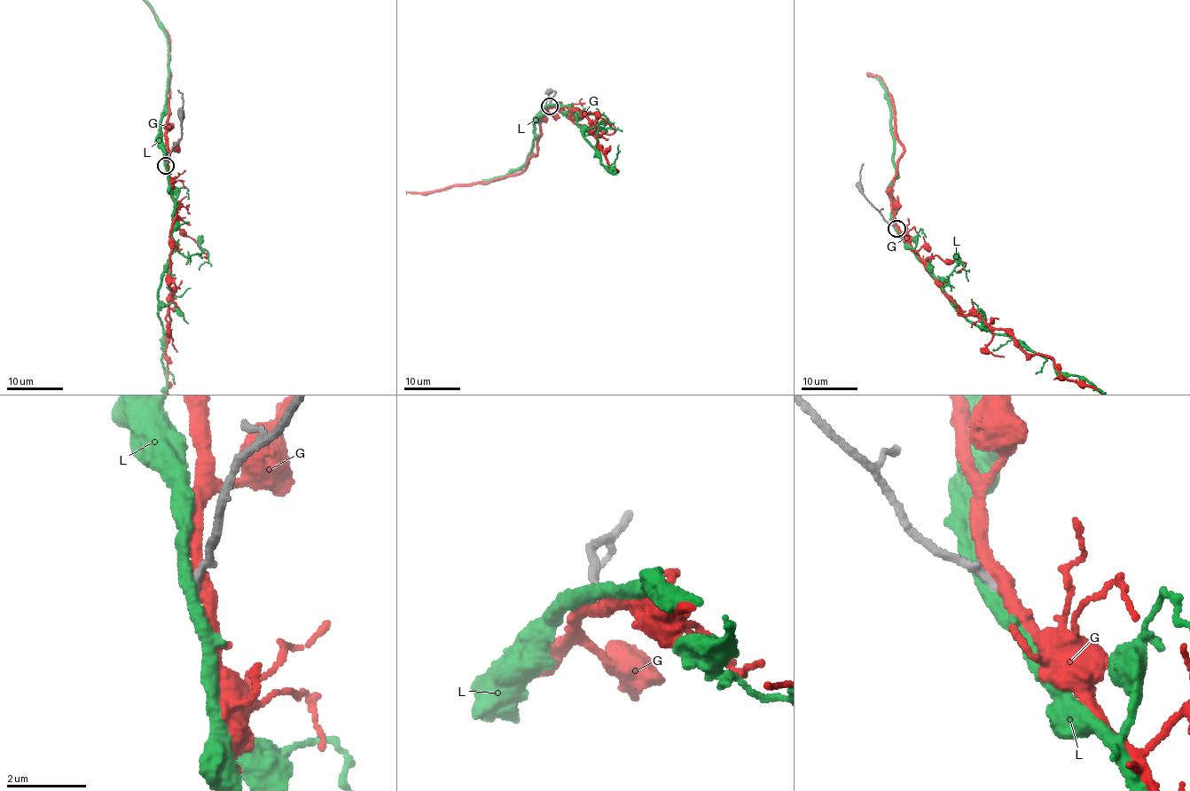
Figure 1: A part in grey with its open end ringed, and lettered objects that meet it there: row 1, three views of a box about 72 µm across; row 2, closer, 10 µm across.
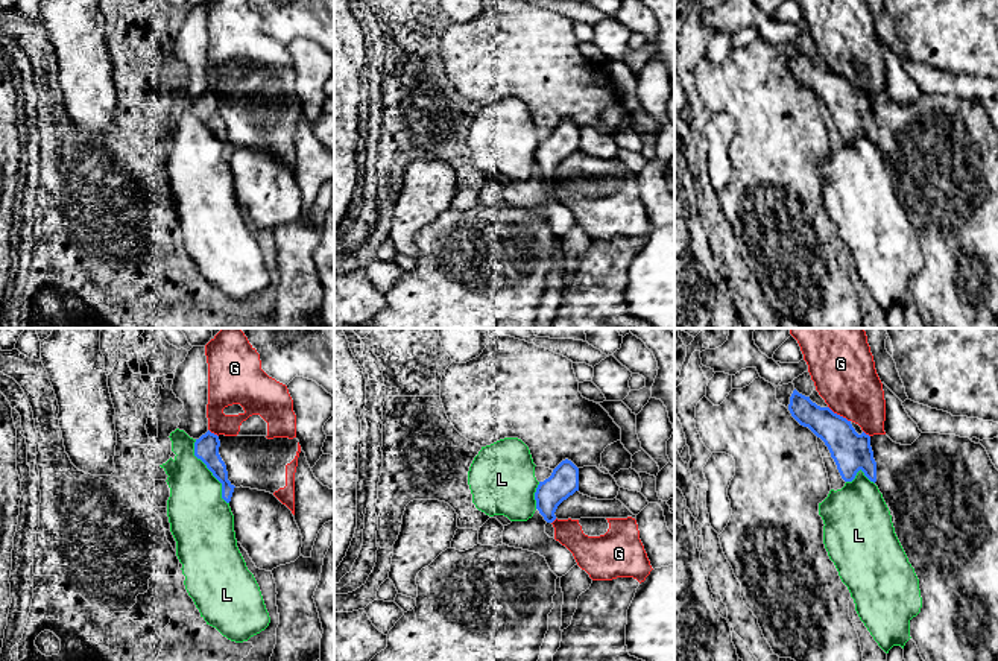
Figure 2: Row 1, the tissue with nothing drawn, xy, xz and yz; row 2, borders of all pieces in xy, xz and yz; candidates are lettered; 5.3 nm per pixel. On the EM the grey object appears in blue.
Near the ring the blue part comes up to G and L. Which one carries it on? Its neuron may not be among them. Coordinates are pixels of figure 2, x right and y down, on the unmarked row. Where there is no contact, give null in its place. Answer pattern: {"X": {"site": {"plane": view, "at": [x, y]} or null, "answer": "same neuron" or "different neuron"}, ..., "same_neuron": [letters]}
{"G": {"site": {"plane": "yz", "at": [839, 75]}, "answer": "different neuron"}, "L": {"site": {"plane": "xy", "at": [210, 129]}, "answer": "different neuron"}, "same_neuron": []}

